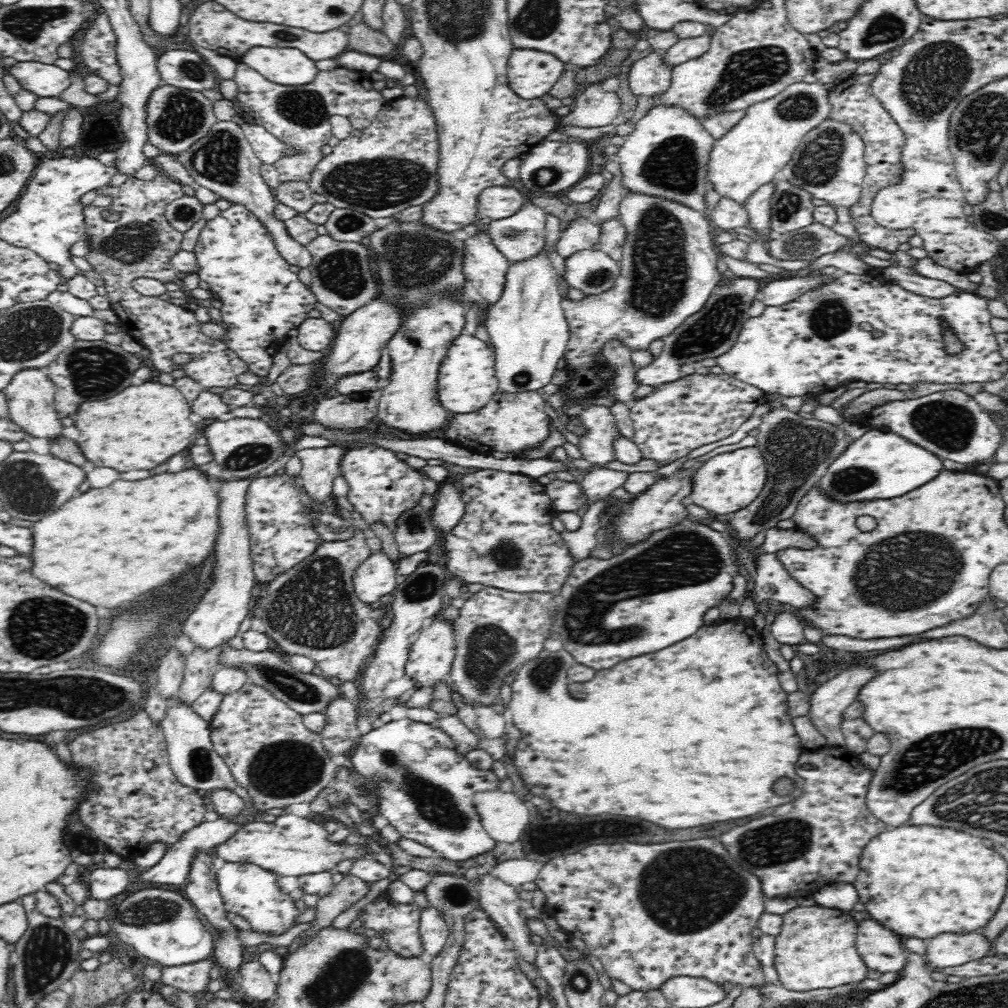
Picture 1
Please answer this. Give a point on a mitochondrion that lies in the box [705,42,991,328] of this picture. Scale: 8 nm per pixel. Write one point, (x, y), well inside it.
(819, 162)

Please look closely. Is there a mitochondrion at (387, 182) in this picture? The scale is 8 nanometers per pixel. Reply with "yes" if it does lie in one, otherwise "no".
yes

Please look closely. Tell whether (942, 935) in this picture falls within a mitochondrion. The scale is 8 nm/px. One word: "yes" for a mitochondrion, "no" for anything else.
no

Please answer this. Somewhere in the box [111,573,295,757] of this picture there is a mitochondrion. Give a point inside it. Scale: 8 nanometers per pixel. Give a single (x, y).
(142, 626)

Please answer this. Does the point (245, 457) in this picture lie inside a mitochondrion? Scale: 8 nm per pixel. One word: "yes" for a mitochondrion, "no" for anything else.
yes

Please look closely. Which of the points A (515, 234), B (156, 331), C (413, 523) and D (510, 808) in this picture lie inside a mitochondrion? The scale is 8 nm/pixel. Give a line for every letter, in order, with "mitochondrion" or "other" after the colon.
A: mitochondrion
B: other
C: mitochondrion
D: other

